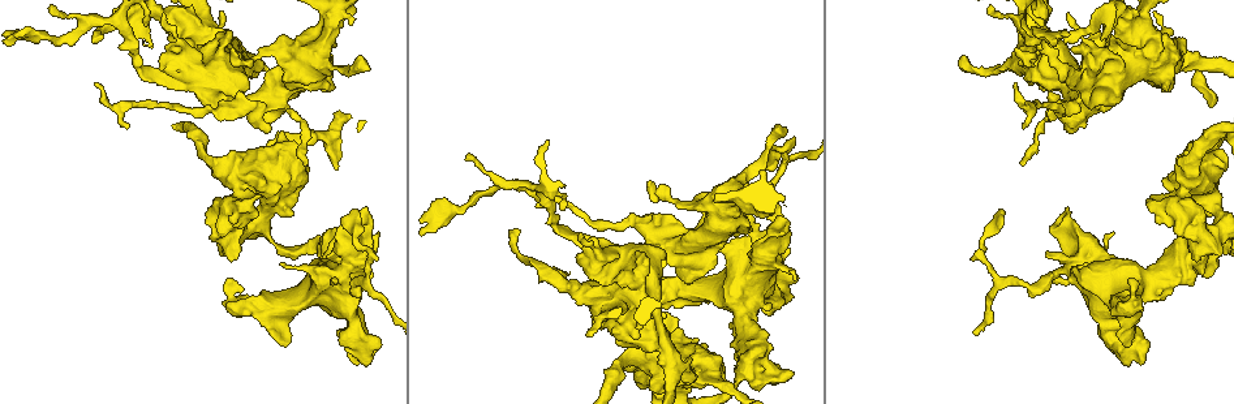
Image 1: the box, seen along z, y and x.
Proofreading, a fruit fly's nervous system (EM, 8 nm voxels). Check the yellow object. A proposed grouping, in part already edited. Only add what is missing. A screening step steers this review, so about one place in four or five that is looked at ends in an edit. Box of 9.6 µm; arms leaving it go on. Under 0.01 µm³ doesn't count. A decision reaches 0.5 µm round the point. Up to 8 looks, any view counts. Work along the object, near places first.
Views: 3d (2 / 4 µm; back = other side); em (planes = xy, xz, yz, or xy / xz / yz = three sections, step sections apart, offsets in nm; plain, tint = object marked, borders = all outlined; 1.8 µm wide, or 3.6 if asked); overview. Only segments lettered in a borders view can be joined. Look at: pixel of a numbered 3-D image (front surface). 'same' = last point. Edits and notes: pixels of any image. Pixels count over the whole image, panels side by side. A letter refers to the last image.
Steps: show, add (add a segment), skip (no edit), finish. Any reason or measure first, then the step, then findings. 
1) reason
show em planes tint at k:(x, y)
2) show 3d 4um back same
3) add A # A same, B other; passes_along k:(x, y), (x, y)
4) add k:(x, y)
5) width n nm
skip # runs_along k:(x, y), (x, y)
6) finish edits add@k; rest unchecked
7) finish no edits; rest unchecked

show 3d 4um at 1:(773, 132)

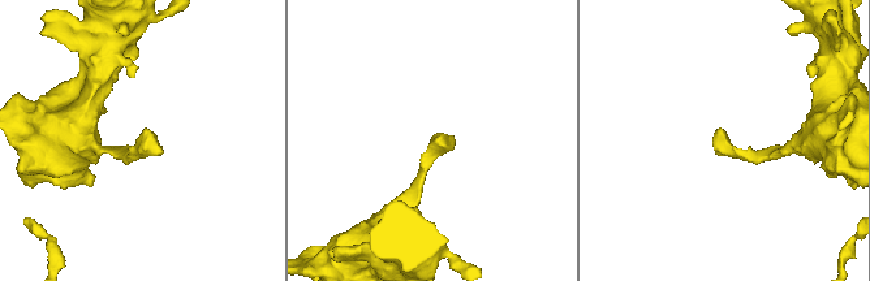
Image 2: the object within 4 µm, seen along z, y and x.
show em xz step 4 tint at 2:(718, 135)

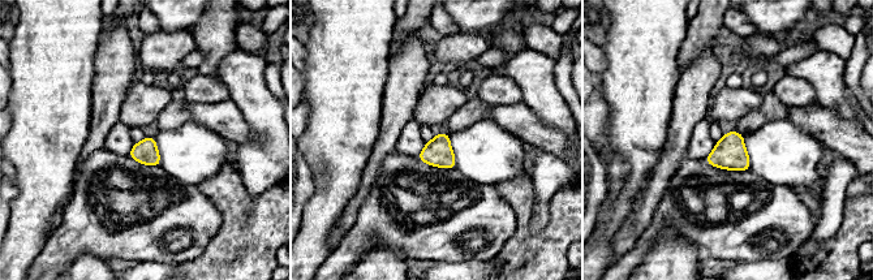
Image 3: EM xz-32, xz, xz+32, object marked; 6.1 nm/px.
show em planes borders same

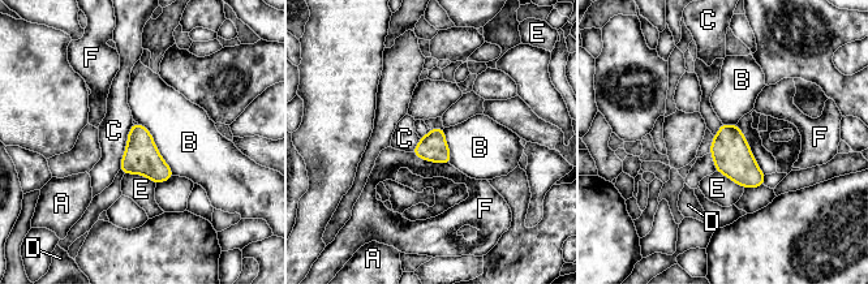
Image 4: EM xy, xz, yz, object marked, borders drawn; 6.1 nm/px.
width 180 nm
skip # A other, B other, C other, D other, E other, F other; border 4:(137, 121), (175, 175); no lettered segment goes on from it

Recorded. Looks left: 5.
an open end
show em xz step 8 tint at 1:(1020, 162)

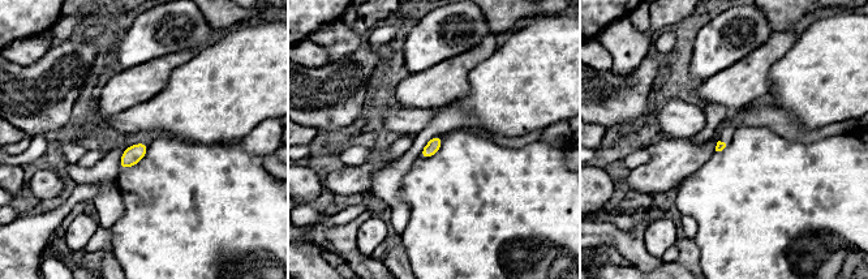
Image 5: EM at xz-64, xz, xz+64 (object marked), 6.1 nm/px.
show em planes borders same

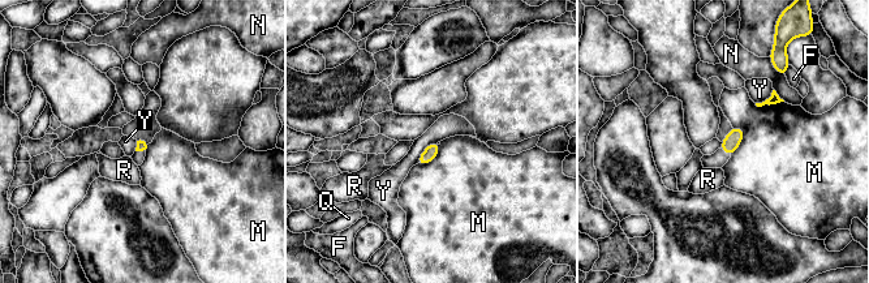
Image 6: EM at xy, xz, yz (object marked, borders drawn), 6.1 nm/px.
longest_contact M 200 nm
skip # F other, M other, N other, Q other, R other, Y other; none of them fits

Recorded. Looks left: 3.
stops while still wide
show 3d 4um at 1:(649, 259)

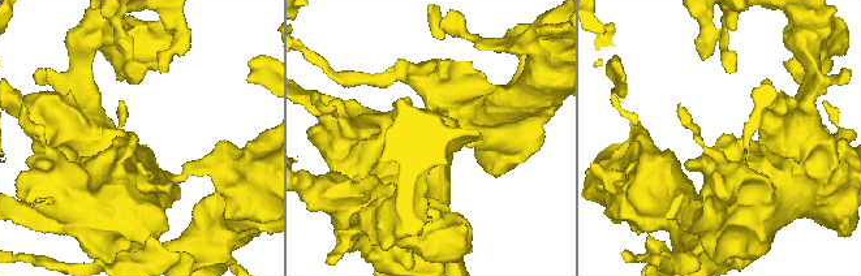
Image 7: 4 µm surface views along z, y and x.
shape alone is not enough
show em planes borders at 7:(133, 136)

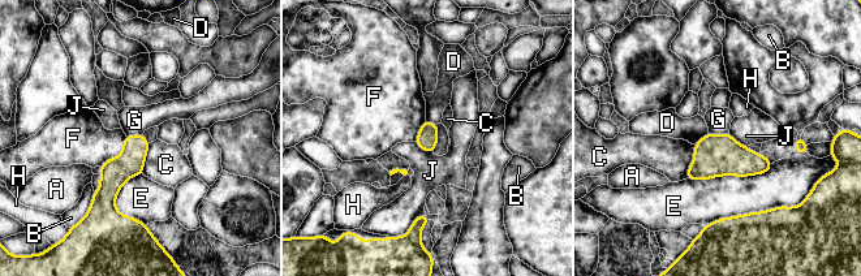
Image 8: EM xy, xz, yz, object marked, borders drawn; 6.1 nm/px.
skip # A other, B other, C other, D other, E other, F other, G other, H other, J other; runs_along 8:(140, 137), (111, 180), (108, 211); no lettered segment goes on from it

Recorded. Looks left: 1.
tapers out
show em planes borders at 1:(1017, 82)

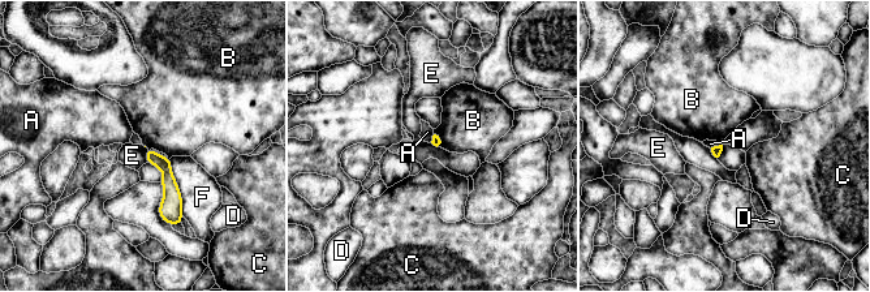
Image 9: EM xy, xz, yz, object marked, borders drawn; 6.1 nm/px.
skip # A other, B other, C other, D other, E other, F other; border 9:(143, 146), (147, 162); none of them fits

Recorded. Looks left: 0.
finish no edits; rest unchecked

